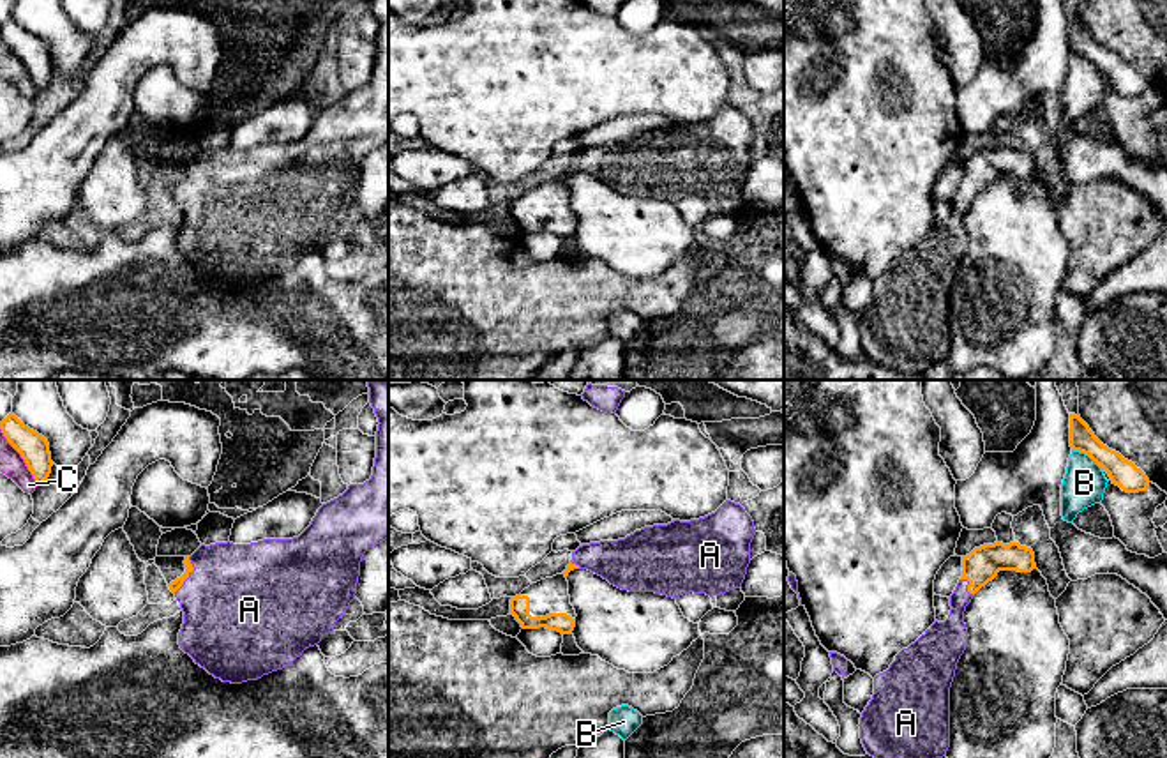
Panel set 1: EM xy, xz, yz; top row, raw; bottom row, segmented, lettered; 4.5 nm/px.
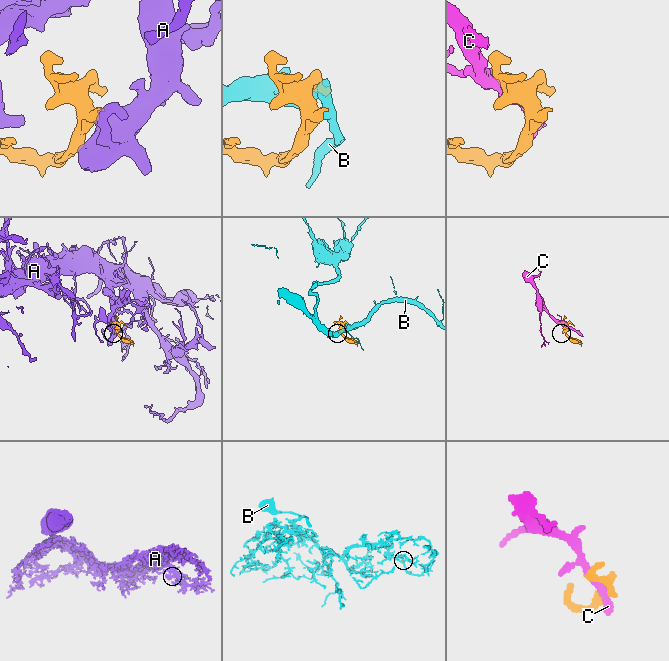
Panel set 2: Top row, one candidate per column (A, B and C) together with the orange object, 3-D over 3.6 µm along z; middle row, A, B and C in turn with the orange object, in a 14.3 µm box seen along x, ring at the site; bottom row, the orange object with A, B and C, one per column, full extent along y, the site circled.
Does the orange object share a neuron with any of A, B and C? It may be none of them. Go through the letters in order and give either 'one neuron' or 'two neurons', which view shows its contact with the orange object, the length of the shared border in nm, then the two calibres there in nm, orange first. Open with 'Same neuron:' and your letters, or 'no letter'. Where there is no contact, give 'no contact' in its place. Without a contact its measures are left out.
Same neuron: A
A: one neuron; meets orange in xy; contact 180 nm long; 50 nm thick on the orange side, 480 nm on the other
B: two neurons; meets orange in yz; contact 150 nm long; 120 nm thick on the orange side, 190 nm on the other
C: two neurons; meets orange in xy; contact 300 nm long; 140 nm thick on the orange side, 110 nm on the other

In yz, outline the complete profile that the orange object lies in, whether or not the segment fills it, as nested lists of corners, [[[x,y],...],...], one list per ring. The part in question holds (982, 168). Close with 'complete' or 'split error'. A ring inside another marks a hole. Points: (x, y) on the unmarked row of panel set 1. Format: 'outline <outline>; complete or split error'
outline [[[994,147],[962,161],[962,180],[950,200],[950,219],[934,226],[915,247],[902,253],[890,272],[874,281],[874,299],[860,322],[860,343],[865,355],[893,371],[922,373],[946,360],[950,352],[950,292],[957,267],[967,251],[966,210],[999,175],[1031,177],[1036,173],[1031,152],[1019,147]]]; split error

